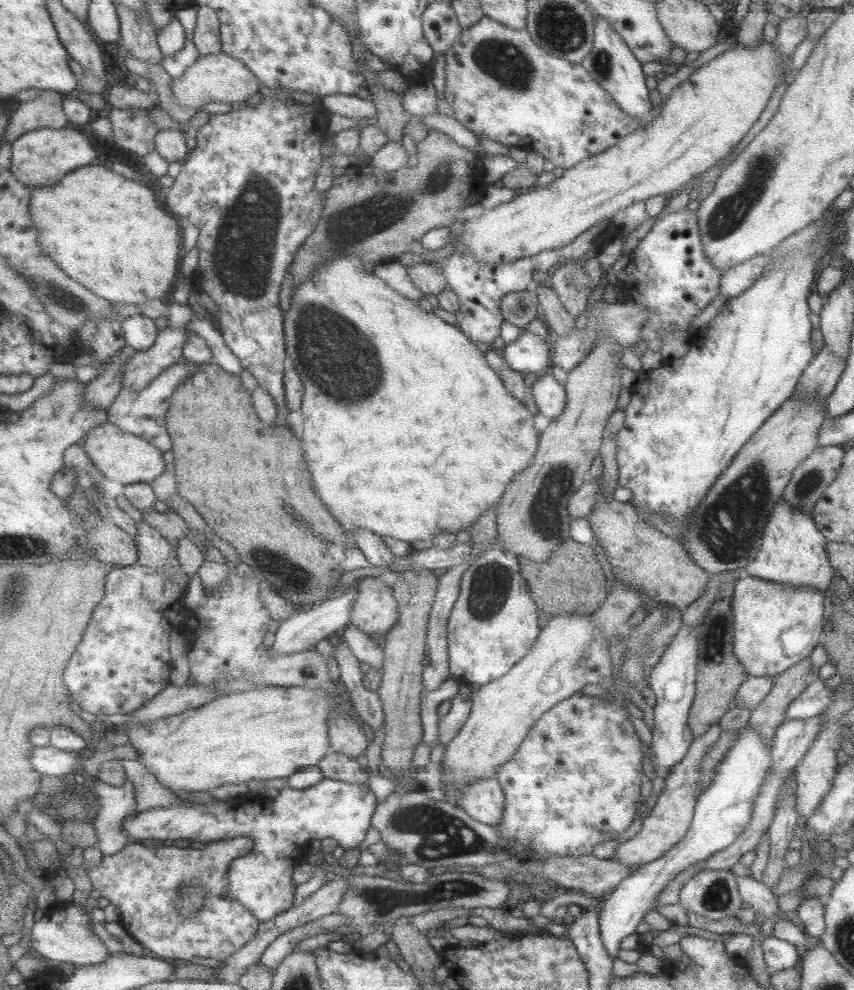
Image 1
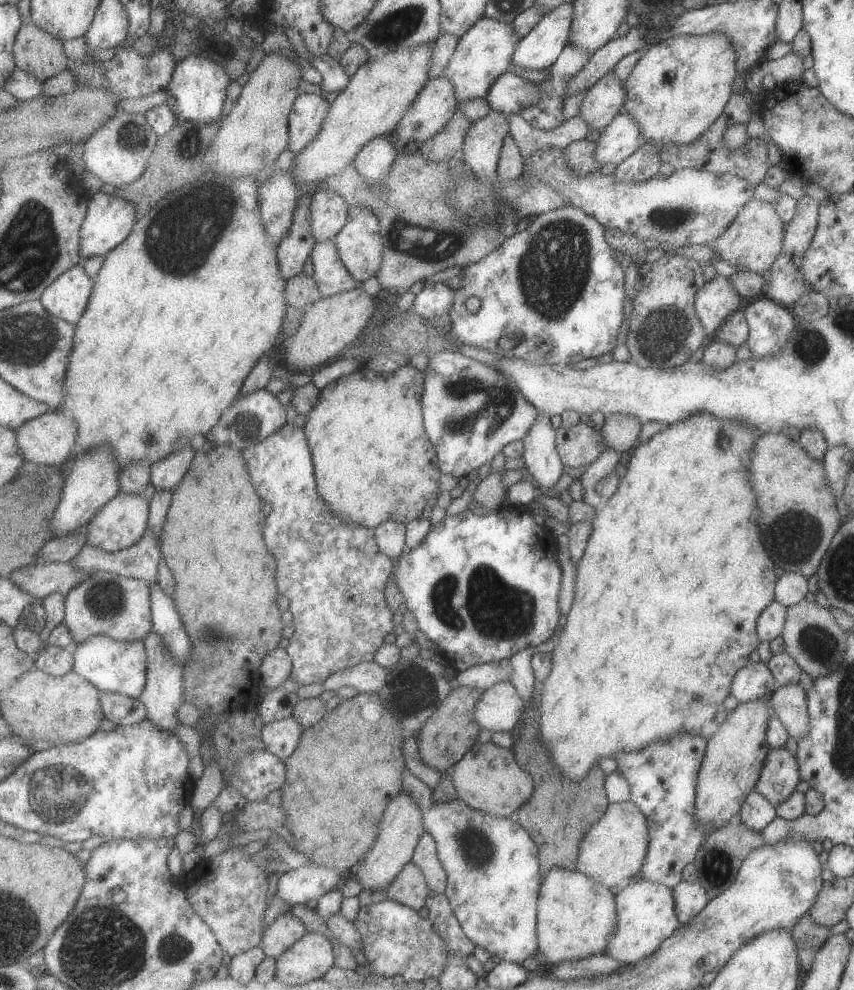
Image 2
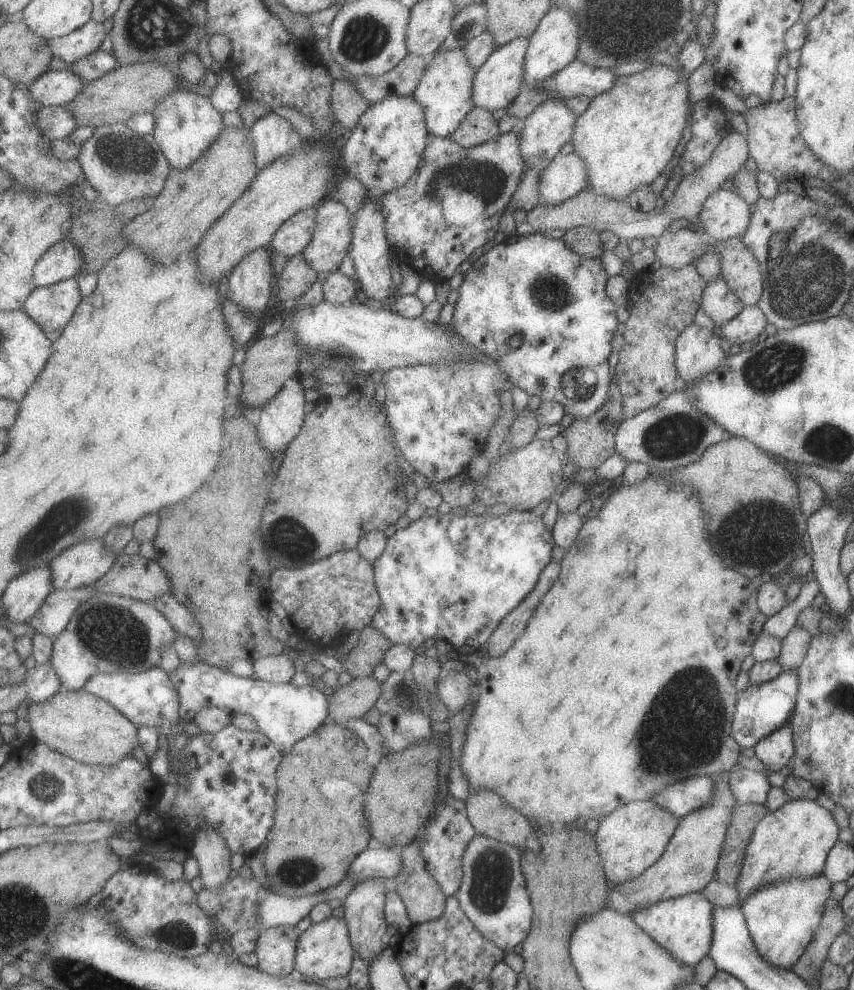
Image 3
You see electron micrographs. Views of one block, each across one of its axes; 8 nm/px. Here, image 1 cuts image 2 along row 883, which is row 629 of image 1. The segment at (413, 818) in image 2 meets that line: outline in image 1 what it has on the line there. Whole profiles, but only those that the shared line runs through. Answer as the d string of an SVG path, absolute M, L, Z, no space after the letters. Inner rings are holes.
M367 576L359 584L360 594L352 613L352 624L367 635L387 637L401 617L394 588L378 576Z

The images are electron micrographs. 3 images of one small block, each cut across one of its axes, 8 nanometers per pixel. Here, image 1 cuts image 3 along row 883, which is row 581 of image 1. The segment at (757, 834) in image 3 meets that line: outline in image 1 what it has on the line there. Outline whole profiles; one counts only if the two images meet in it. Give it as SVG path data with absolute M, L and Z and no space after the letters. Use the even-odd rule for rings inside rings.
M757 577L737 579L731 598L732 650L749 677L774 677L809 658L822 633L826 594L809 586L782 586Z

